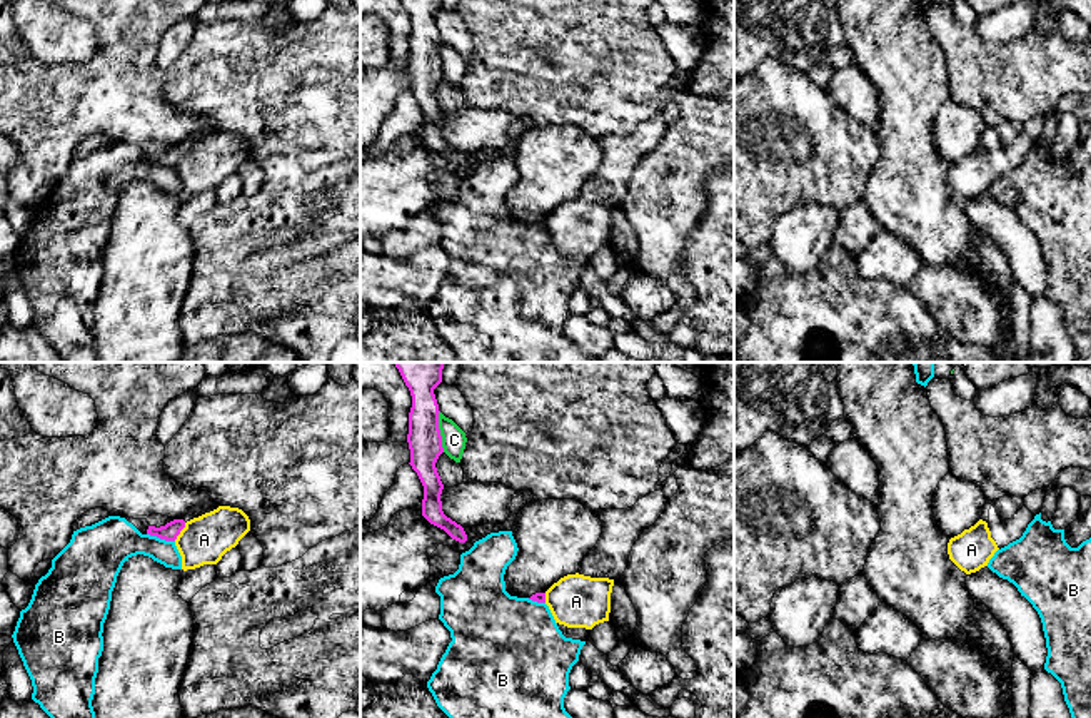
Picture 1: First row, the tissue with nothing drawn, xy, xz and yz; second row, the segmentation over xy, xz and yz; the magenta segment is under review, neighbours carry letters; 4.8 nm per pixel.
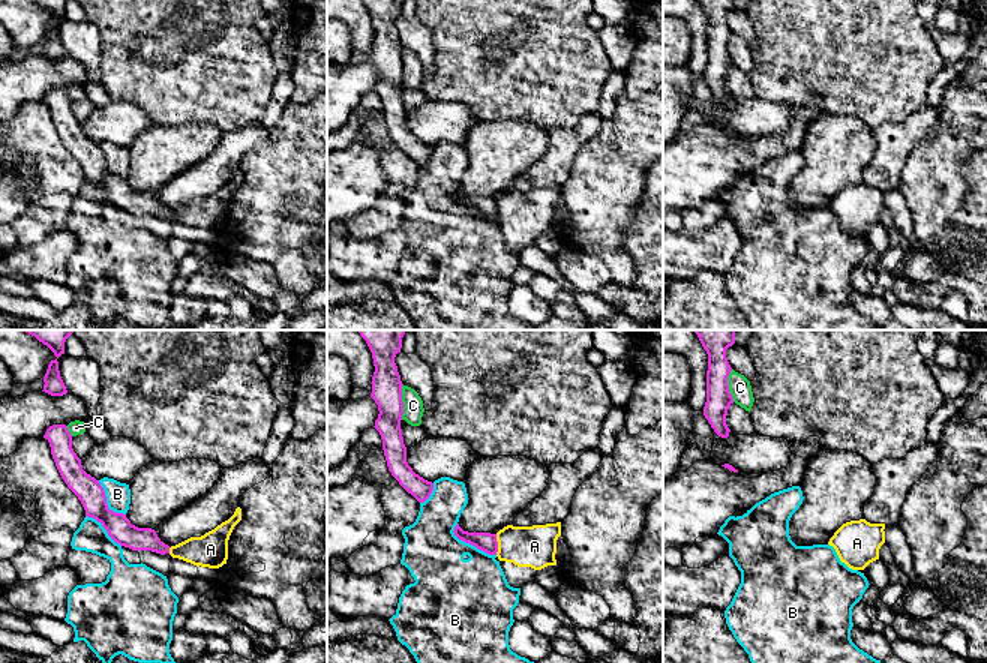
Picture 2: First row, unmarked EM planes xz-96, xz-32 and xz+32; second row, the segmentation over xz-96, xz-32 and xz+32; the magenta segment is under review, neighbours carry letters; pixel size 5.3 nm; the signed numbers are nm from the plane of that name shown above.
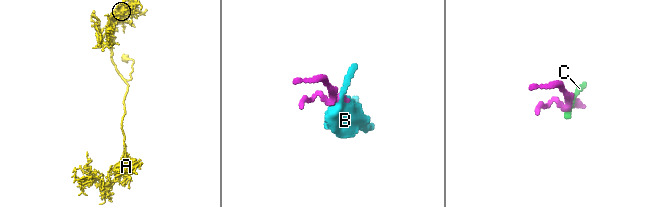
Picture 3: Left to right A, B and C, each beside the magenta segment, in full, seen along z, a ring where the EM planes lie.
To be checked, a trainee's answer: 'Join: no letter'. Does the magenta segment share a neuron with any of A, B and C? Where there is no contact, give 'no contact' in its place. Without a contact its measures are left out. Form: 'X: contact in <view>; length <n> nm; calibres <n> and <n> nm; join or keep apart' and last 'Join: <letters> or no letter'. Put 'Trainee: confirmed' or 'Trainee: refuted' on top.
Trainee: confirmed
A: contact in xy; length 110 nm; calibres 80 and 240 nm; keep apart
B: contact in xy; length 140 nm; calibres 80 and 240 nm; keep apart
C: contact in xz; length 200 nm; calibres 160 and 120 nm; keep apart
Join: no letter

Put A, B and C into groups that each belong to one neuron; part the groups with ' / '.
A / B / C

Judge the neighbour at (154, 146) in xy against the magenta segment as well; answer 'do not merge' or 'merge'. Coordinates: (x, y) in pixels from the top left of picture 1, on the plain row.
merge

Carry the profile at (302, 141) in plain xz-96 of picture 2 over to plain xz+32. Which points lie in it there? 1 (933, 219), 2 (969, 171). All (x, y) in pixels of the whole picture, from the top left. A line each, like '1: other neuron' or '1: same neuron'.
1: same neuron
2: other neuron

